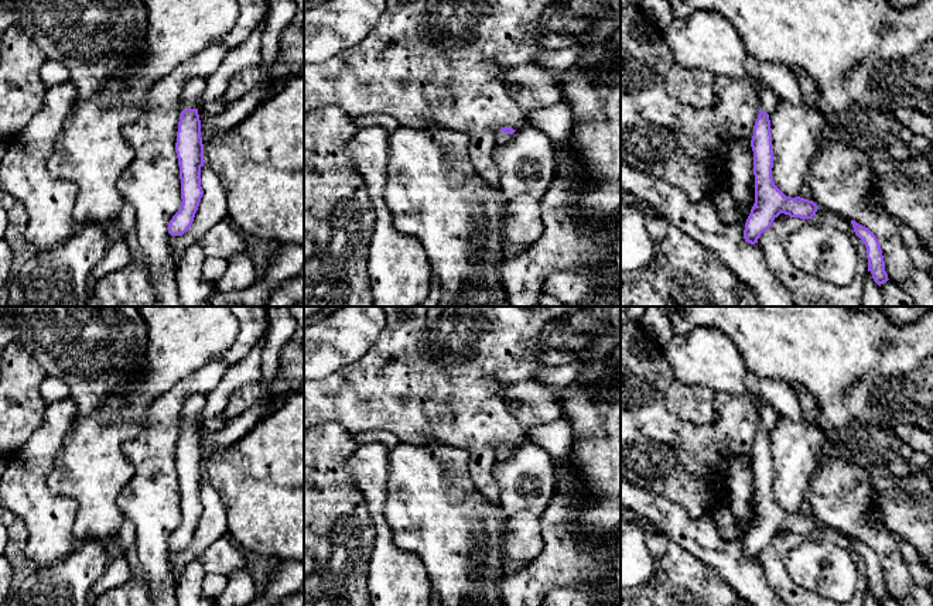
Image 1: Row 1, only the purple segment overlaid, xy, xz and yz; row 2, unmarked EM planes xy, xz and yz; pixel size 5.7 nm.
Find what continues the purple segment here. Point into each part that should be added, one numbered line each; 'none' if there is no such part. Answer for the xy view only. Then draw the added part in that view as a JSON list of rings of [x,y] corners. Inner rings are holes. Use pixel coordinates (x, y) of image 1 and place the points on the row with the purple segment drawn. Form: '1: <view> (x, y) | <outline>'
1: xy (192, 91) | [[[205,78],[188,79],[182,86],[181,112],[187,109],[198,109],[202,105],[202,95],[206,88]]]

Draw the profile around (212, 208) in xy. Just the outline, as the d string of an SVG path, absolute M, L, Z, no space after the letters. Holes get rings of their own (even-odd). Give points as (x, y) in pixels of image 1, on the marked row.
M206 164L201 167L204 195L191 227L181 236L168 237L174 266L178 267L182 253L194 243L202 243L206 233L226 218L226 195L219 175Z

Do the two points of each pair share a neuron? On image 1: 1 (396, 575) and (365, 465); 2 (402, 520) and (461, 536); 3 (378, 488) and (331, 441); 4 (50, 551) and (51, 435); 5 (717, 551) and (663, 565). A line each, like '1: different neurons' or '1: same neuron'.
1: same neuron
2: same neuron
3: different neurons
4: same neuron
5: different neurons

